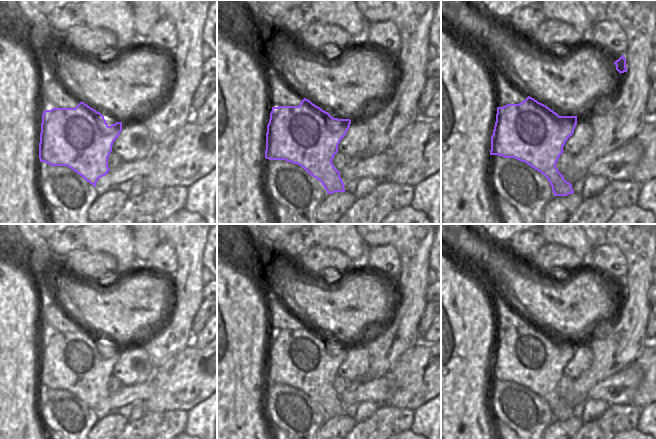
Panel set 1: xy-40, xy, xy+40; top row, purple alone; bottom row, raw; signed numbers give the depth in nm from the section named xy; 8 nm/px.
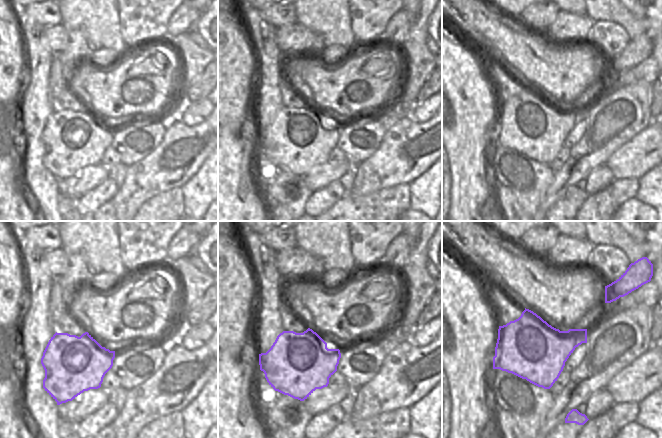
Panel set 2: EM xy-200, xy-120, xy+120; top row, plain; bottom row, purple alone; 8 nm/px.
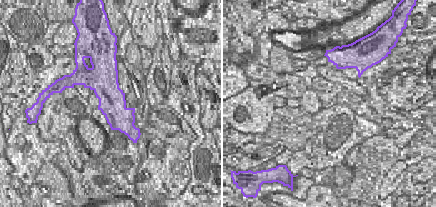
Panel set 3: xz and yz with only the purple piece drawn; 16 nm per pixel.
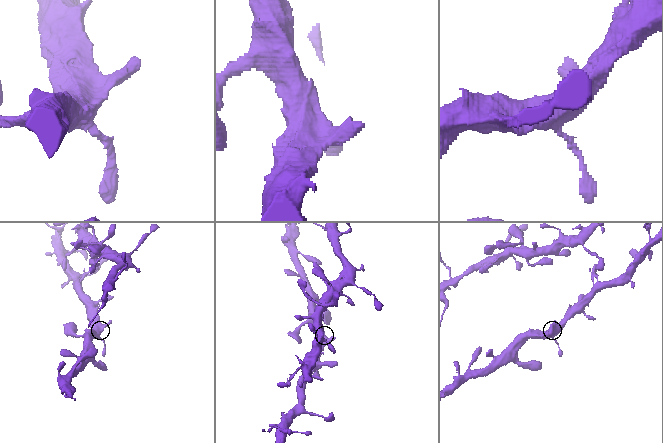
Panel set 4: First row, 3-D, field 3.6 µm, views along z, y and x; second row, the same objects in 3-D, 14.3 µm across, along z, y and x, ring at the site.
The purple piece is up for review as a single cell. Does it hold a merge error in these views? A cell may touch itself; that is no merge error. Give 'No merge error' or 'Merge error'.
No merge error.

